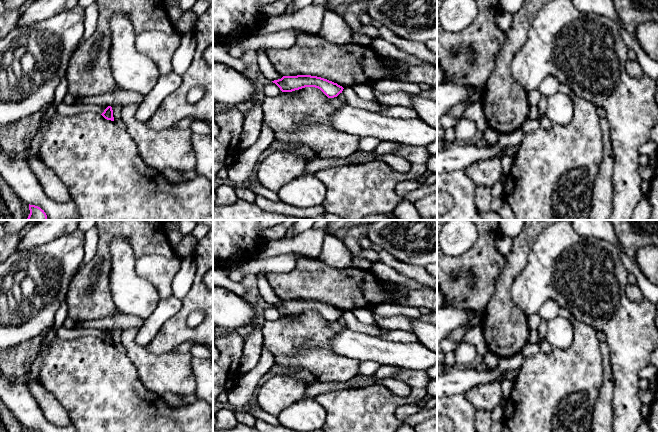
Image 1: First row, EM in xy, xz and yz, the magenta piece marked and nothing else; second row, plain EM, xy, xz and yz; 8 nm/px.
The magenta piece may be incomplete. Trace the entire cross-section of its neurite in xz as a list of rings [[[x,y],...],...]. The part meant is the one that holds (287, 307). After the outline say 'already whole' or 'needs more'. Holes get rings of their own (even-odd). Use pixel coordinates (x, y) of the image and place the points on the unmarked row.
[[[311,299],[283,300],[281,303],[272,306],[282,316],[292,316],[305,311],[315,311],[320,313],[328,322],[337,321],[344,313],[337,307]]]; already whole

